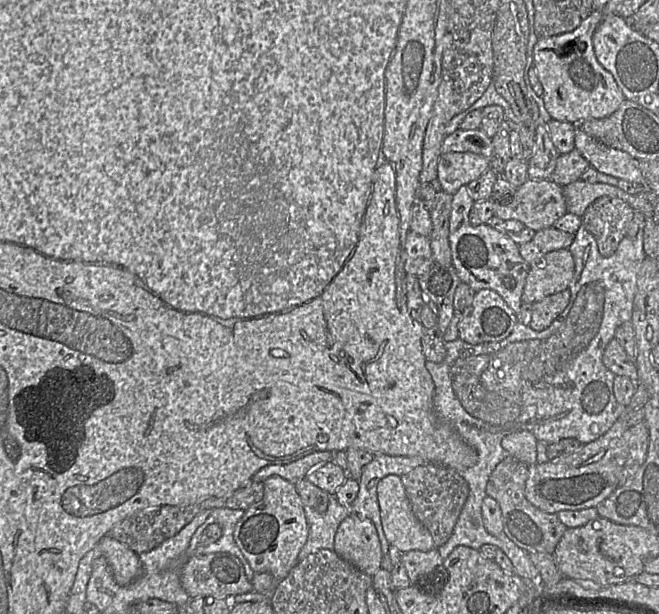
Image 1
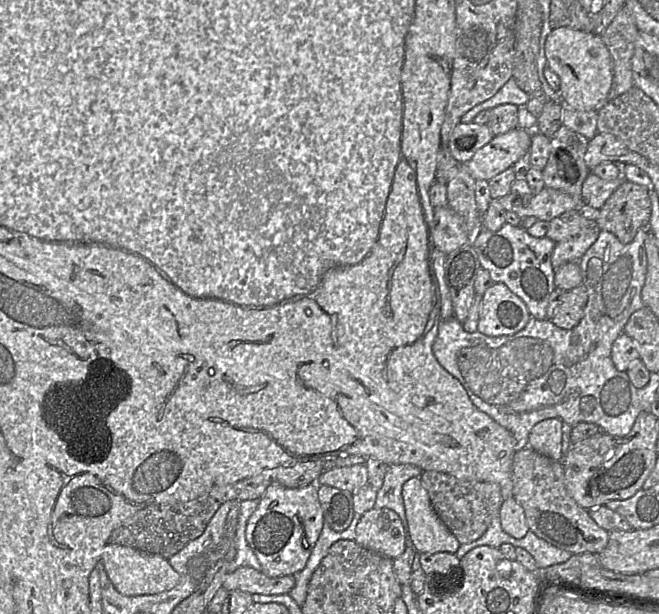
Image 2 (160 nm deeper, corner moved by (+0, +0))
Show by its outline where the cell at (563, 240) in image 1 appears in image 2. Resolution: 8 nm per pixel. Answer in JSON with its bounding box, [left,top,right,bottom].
[546,210,602,269]

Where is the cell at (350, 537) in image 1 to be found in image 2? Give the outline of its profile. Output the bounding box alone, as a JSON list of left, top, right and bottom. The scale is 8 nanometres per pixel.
[354,508,408,559]

